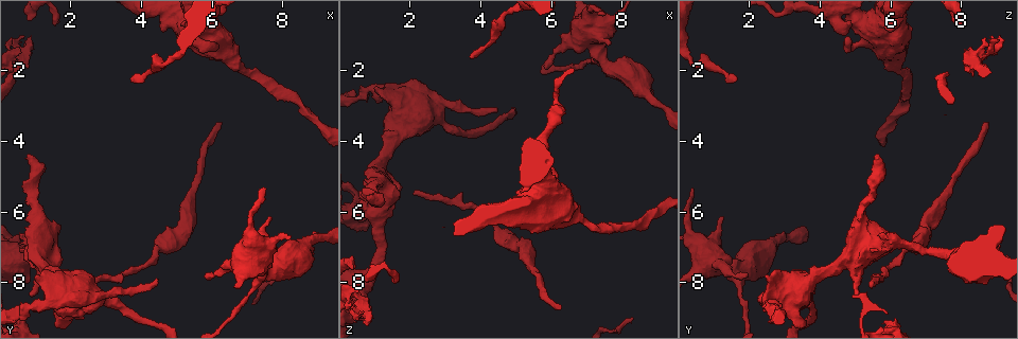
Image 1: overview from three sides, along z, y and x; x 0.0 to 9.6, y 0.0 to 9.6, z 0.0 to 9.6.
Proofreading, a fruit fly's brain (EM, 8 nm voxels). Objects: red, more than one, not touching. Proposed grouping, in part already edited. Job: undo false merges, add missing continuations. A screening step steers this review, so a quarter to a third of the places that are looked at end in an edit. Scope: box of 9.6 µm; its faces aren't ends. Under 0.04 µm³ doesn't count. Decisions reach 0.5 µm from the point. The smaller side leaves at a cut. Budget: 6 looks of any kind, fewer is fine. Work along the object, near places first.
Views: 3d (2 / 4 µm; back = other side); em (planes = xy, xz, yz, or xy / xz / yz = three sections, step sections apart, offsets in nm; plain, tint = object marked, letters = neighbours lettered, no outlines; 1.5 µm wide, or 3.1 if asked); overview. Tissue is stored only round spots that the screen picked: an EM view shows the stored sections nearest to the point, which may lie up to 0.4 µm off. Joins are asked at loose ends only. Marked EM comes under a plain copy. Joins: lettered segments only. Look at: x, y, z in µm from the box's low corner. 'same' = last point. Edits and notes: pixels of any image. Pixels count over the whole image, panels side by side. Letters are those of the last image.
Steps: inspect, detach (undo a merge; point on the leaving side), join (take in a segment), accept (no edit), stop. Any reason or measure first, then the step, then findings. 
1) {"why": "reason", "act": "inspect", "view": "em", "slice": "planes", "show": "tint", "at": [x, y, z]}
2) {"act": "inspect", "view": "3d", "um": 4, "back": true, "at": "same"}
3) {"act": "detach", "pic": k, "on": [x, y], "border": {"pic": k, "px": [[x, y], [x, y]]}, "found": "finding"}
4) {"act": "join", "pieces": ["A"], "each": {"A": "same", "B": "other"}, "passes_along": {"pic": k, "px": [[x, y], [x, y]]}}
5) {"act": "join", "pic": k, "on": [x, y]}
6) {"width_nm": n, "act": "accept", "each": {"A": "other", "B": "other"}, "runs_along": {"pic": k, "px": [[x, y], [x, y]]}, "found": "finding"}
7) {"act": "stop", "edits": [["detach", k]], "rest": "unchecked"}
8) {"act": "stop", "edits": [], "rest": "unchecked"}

{"why": "free end", "act": "inspect", "view": "3d", "um": 2, "back": true, "at": [7.70, 6.10, 1.25]}

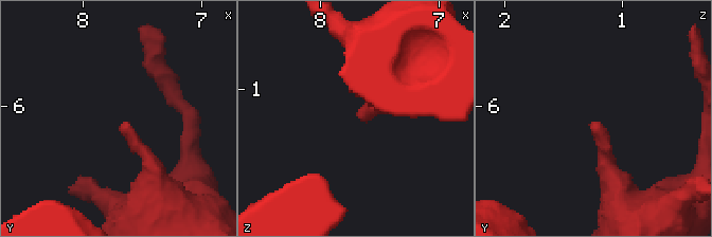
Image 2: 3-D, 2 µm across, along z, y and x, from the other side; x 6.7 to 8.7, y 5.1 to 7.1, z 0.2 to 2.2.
{"act": "inspect", "view": "em", "slice": "xz", "step": 4, "show": "tint", "at": [7.66, 6.10, 1.22]}

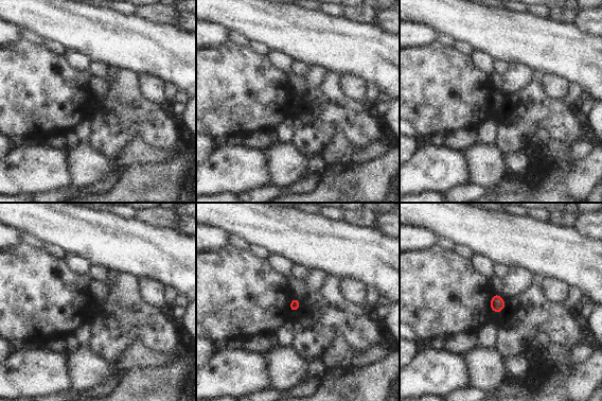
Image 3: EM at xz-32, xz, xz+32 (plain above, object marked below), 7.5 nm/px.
{"act": "inspect", "view": "em", "slice": "planes", "show": "letters", "at": "same"}

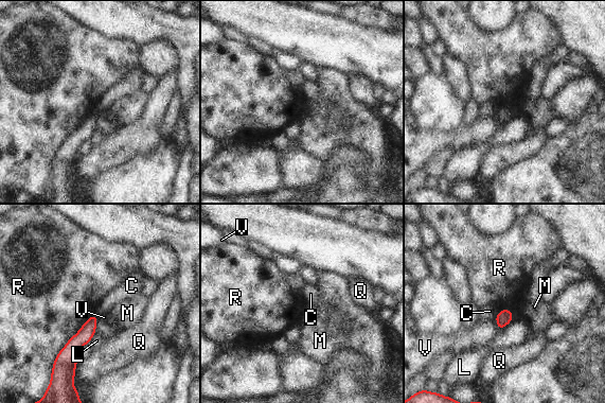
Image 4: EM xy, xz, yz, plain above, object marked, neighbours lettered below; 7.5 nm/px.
{"act": "accept", "each": {"C": "other", "L": "other", "M": "other", "Q": "other", "R": "other", "V": "other"}, "border": {"pic": 4, "px": [[92, 314], [69, 339], [53, 363]]}, "found": "no lettered segment goes on from it"}

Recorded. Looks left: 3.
{"act": "inspect", "view": "3d", "um": 4, "at": [1.30, 8.65, 2.55]}

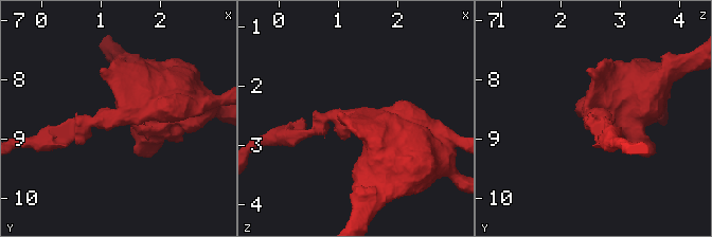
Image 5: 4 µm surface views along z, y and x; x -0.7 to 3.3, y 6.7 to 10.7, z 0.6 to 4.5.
{"arm_widths_nm": [240, 600], "act": "inspect", "view": "em", "slice": "planes", "show": "tint", "at": [1.30, 8.60, 2.50]}

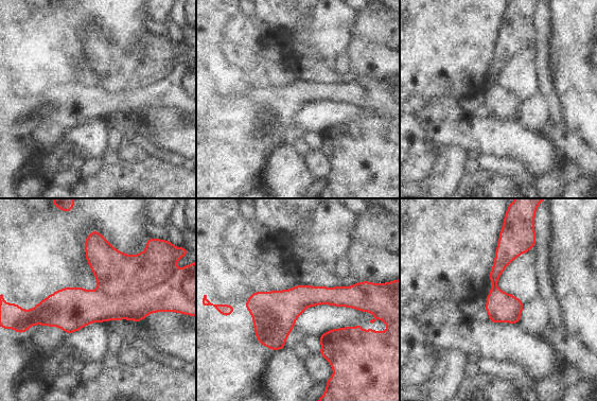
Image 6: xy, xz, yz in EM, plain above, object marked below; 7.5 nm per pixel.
{"act": "inspect", "view": "em", "slice": "planes", "show": "letters", "at": "same"}

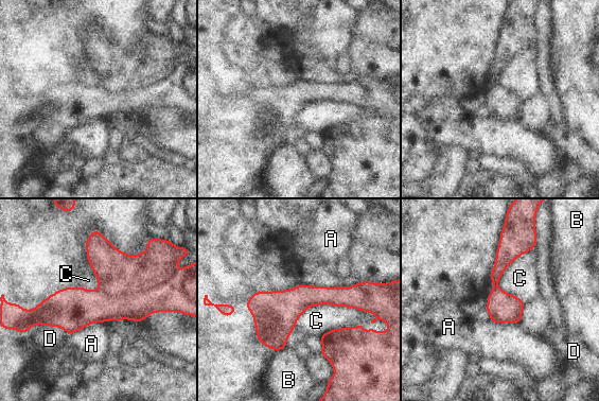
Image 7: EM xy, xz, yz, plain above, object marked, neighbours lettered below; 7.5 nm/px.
{"width_nm": 220, "act": "detach", "pic": 7, "on": [137, 307], "each": {"A": "other", "B": "other", "C": "other", "D": "other"}, "border": {"pic": 7, "px": [[166, 279], [119, 296], [98, 290]]}, "found": "two cells meet here"}

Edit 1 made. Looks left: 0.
{"act": "stop", "edits": [["detach", 7]], "rest": "unchecked"}

